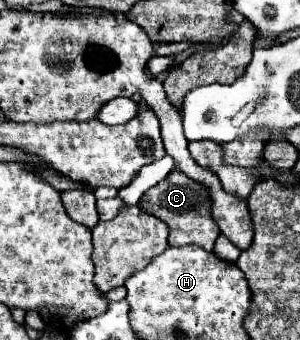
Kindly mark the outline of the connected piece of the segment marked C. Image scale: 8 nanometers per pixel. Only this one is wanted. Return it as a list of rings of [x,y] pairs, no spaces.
[[[172,170],[162,182],[158,182],[156,186],[152,186],[150,190],[146,190],[146,194],[140,198],[138,202],[146,212],[158,216],[160,220],[164,220],[170,226],[170,246],[190,246],[196,244],[204,250],[212,250],[216,238],[220,236],[218,224],[212,218],[212,198],[210,192],[204,184],[184,176],[184,172],[180,170]]]

